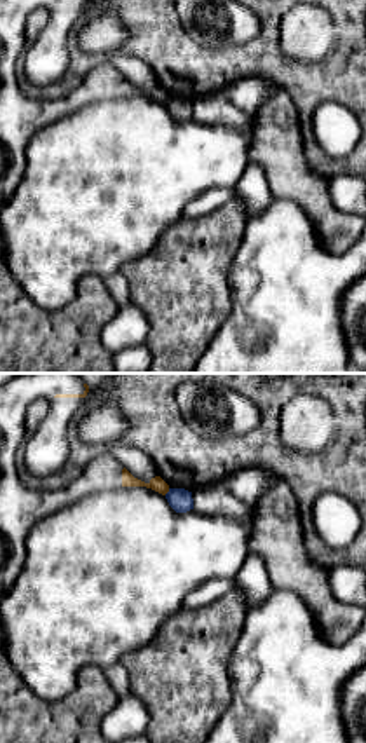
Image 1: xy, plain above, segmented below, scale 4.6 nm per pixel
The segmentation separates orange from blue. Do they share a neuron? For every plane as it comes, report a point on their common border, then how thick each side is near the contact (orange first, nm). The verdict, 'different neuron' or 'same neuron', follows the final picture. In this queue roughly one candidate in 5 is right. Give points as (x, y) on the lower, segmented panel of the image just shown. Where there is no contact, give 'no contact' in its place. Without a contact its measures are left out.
(166, 492) | 70/110 nm

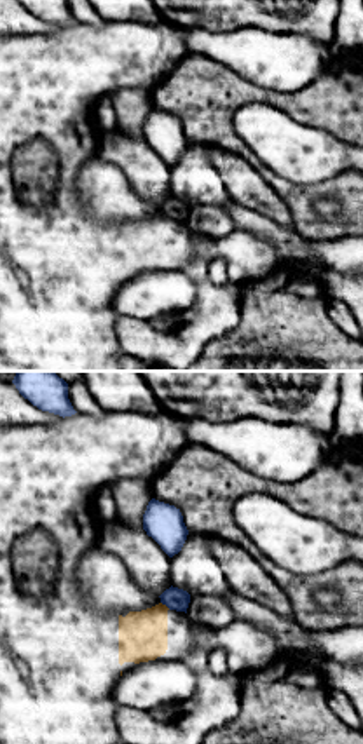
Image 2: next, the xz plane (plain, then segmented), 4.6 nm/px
(164, 605) | 220/100 nm

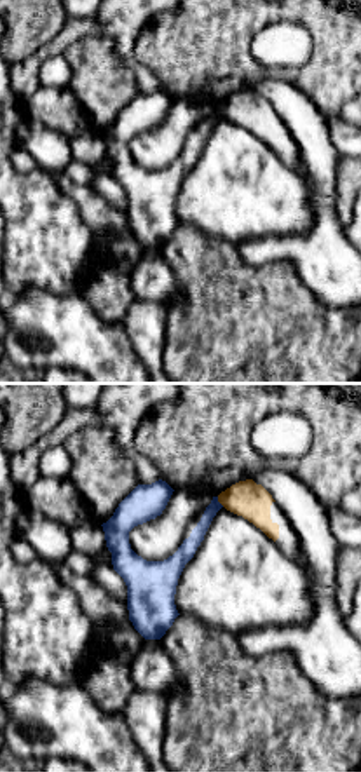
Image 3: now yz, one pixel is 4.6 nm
(220, 502) | 170/70 nm

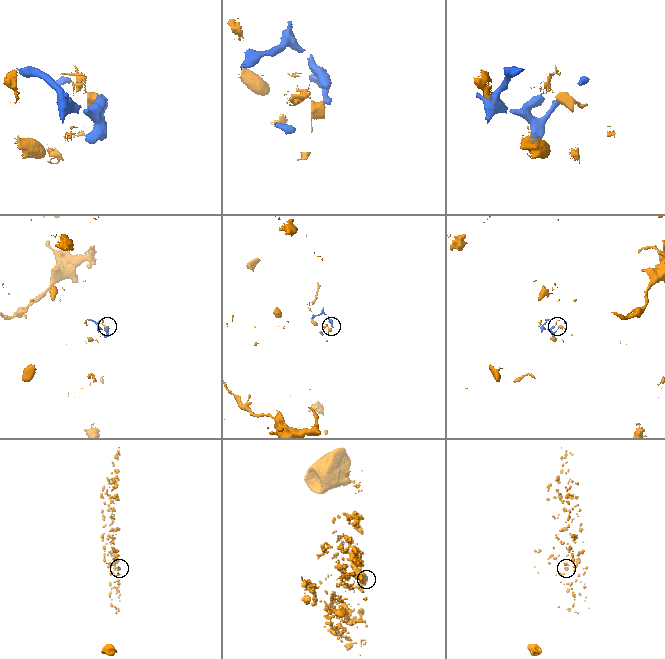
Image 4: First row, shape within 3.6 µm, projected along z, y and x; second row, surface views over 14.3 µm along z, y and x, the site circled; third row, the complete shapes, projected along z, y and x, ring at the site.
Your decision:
different neuron

